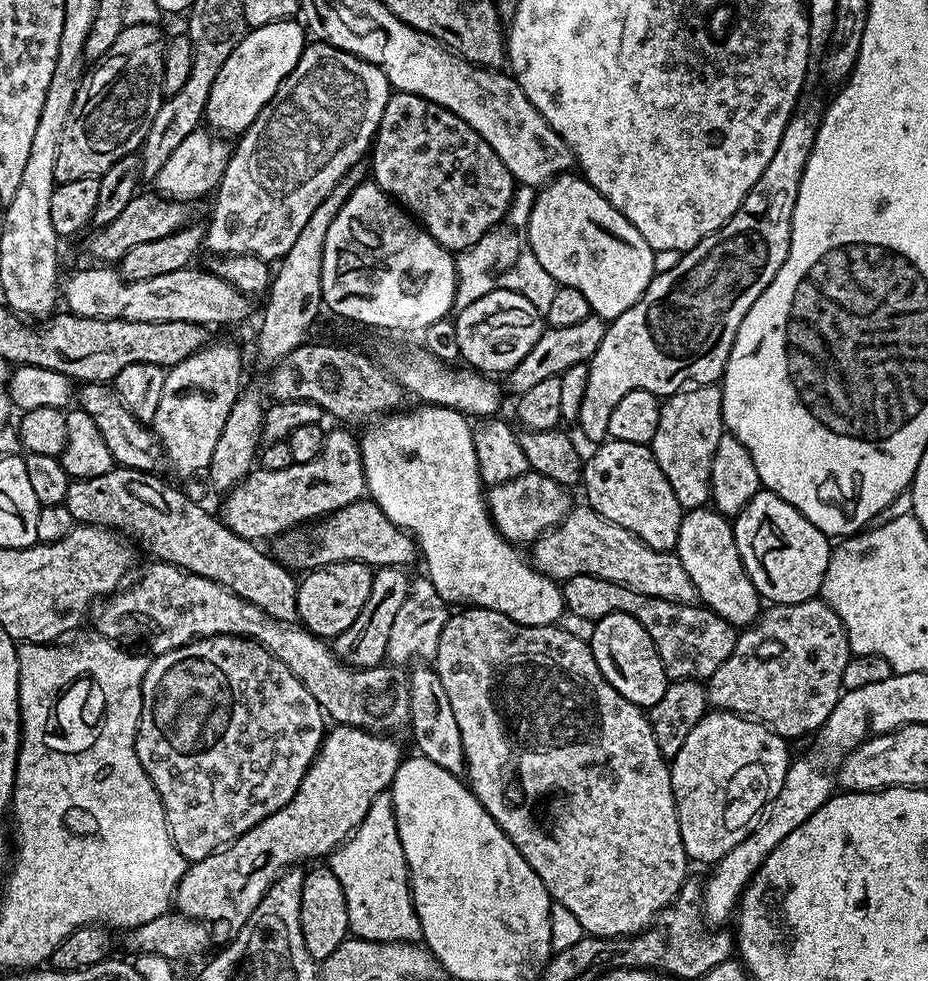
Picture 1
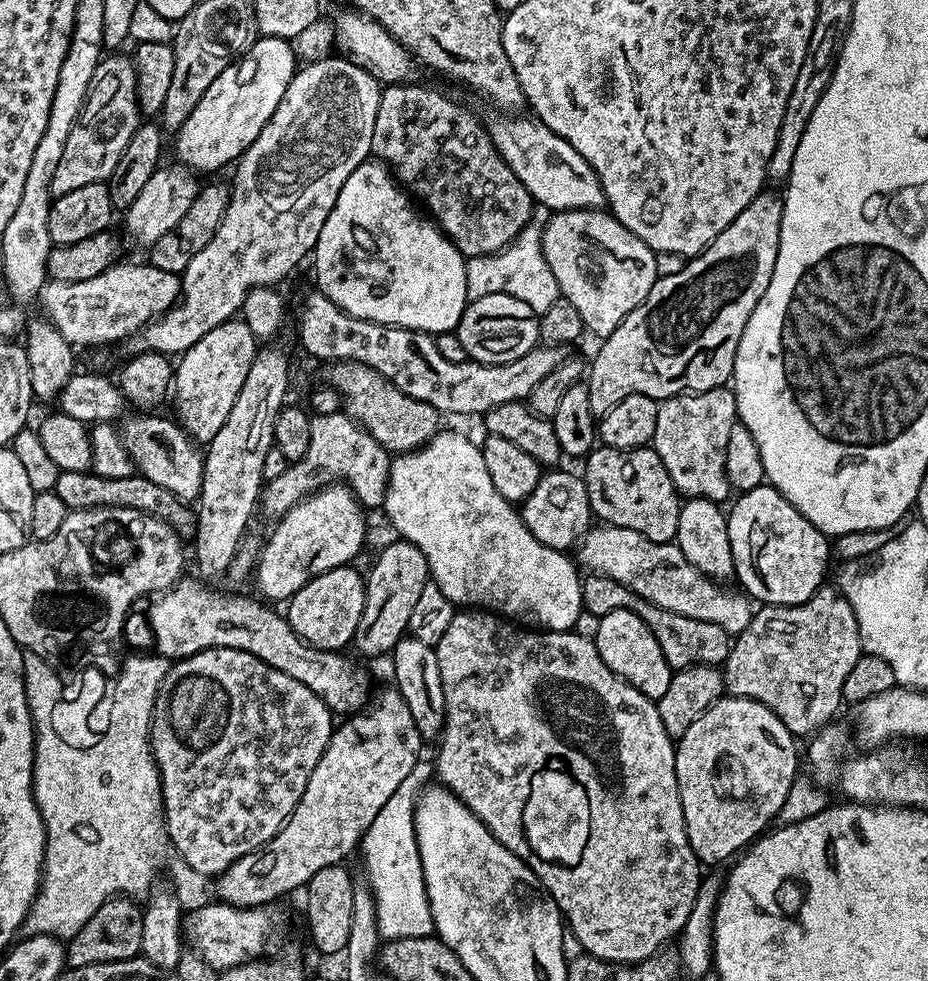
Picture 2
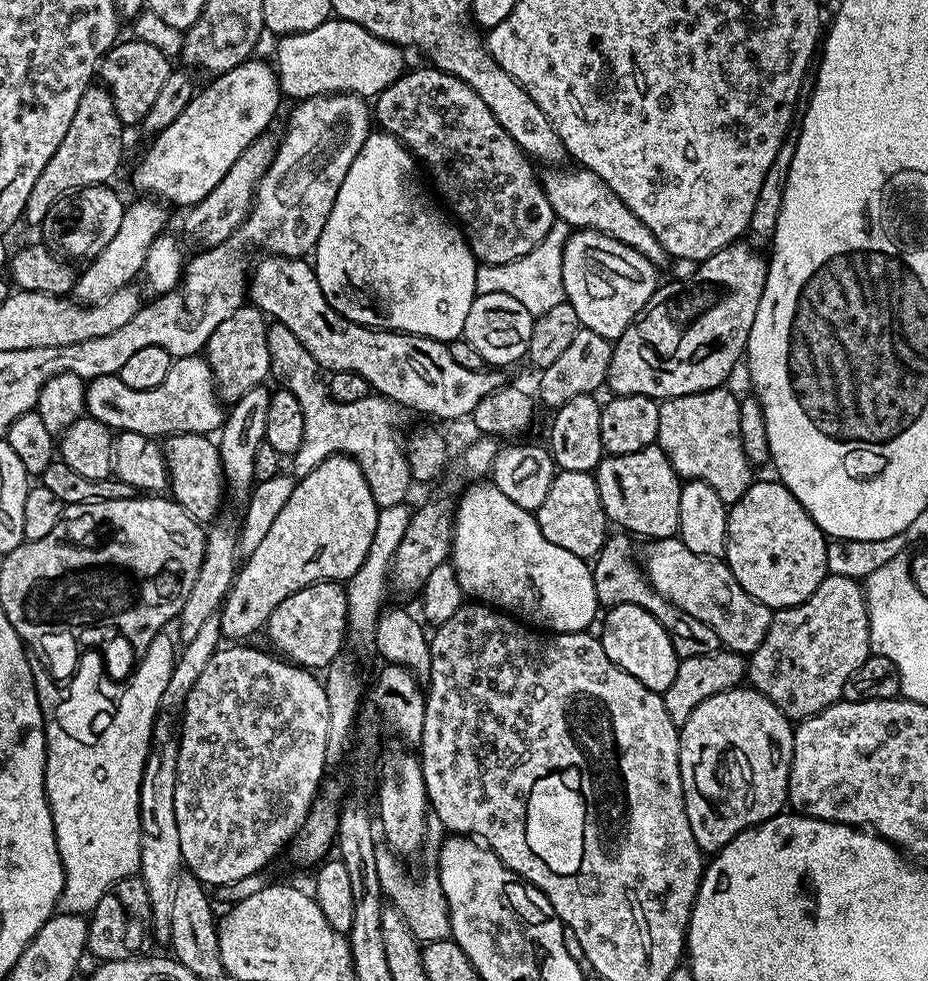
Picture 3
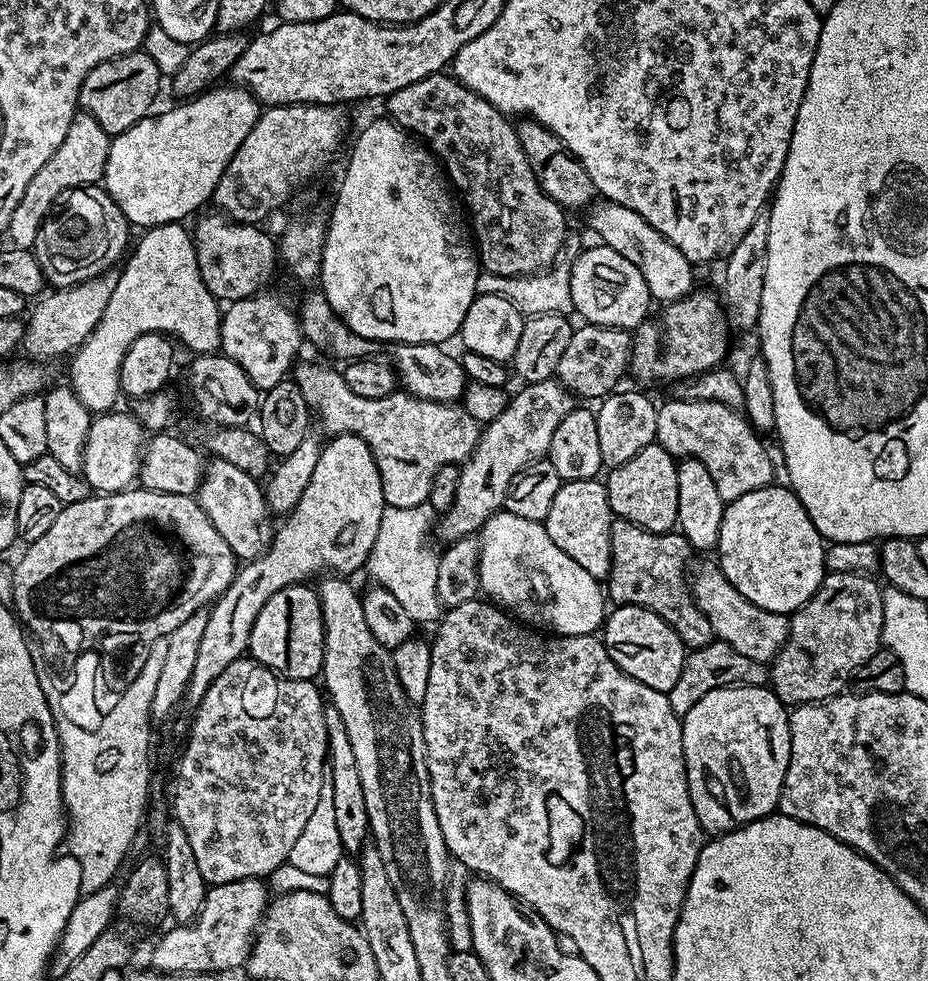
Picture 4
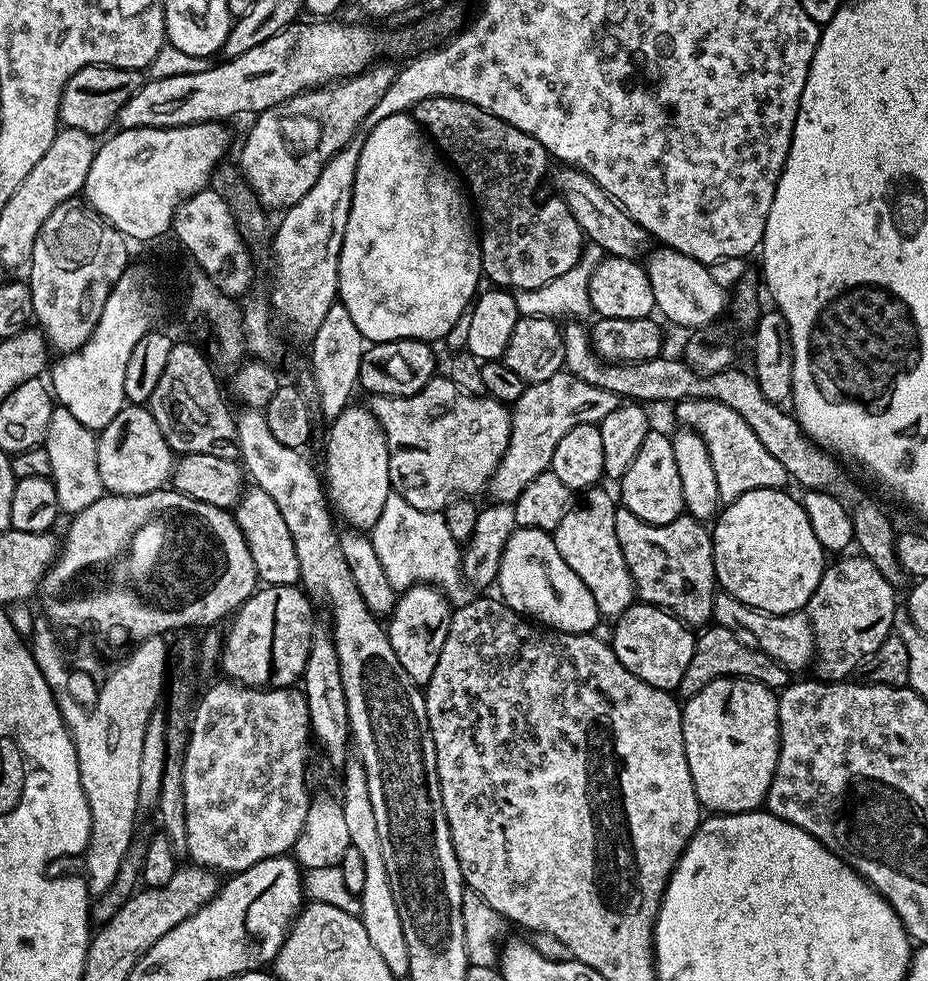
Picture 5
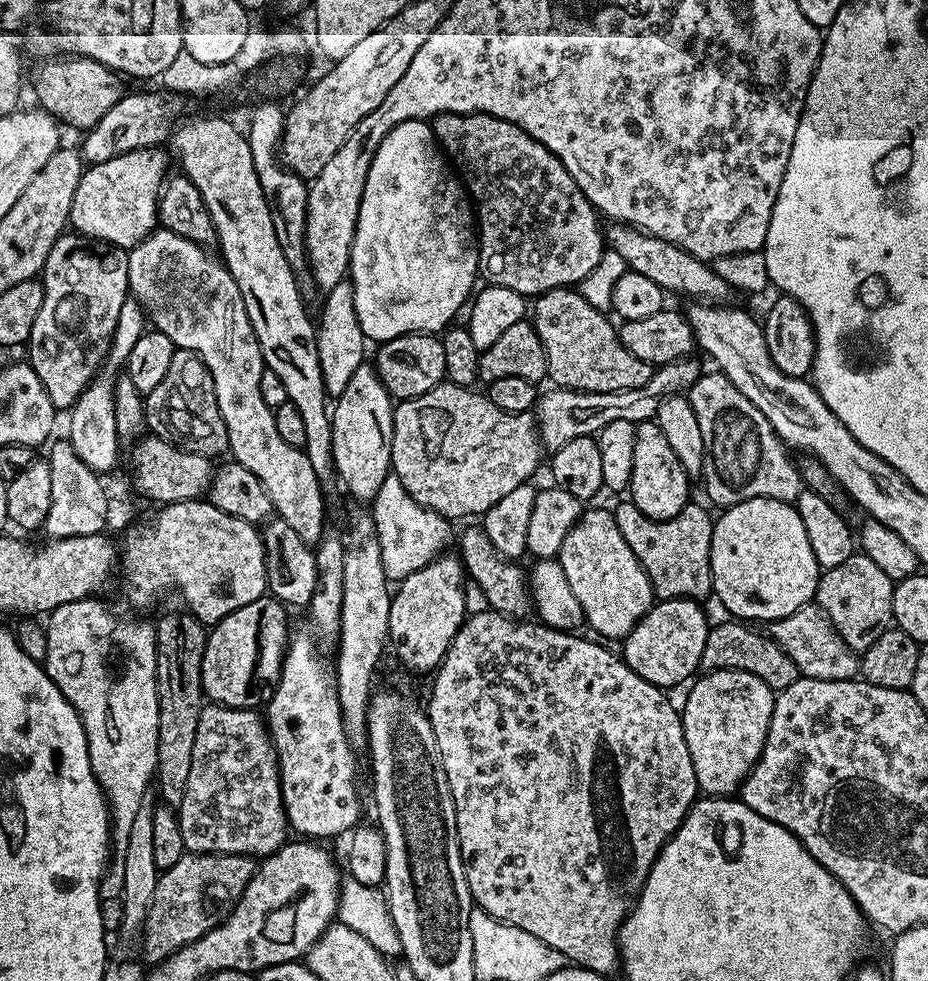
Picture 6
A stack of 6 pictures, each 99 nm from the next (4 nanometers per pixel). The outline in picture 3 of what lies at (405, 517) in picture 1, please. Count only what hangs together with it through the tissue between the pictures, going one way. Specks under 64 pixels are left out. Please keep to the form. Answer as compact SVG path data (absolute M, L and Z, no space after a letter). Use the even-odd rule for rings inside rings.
M472 482L469 484L472 485L461 494L460 504L458 500L454 508L454 531L452 533L452 551L450 553L450 563L456 570L458 586L464 591L465 597L489 605L531 626L533 629L543 630L548 634L553 632L582 632L587 630L590 622L597 619L599 613L597 611L600 610L597 595L594 592L594 582L589 561L578 554L570 554L570 550L562 550L562 546L554 546L554 542L550 542L550 538L546 538L546 534L542 534L535 515L522 510L522 506L514 506L514 502L510 502L510 498L506 498L506 494L502 494L502 490L498 490L495 484L491 482Z

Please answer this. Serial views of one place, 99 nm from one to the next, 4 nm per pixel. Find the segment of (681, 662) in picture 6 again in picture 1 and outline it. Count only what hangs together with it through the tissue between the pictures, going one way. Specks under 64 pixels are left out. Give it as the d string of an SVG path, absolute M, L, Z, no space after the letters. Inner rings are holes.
M621 612L606 614L606 618L596 621L590 647L598 670L602 670L606 682L610 682L626 702L634 702L634 706L645 710L662 702L662 694L666 694L670 681L650 634L646 634L638 618Z

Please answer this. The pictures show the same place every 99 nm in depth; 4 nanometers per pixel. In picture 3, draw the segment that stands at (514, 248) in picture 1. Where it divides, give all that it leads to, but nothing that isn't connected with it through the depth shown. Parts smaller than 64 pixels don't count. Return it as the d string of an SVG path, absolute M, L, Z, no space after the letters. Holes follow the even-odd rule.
M553 223L552 229L522 258L505 264L480 264L476 269L476 290L479 294L510 294L517 302L522 302L530 310L533 318L546 314L554 306L565 303L562 278L563 248L570 235L568 225Z

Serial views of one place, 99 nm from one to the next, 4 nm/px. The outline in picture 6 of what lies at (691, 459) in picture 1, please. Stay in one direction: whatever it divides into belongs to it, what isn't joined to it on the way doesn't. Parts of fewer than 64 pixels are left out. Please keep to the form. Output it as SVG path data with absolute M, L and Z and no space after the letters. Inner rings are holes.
M719 370L705 371L686 392L690 406L694 406L694 414L698 414L698 426L702 430L702 446L704 447L704 492L717 504L717 509L731 508L733 504L741 504L750 498L774 498L795 502L802 491L802 481L797 461L788 457L789 449L770 426L766 414L730 382Z

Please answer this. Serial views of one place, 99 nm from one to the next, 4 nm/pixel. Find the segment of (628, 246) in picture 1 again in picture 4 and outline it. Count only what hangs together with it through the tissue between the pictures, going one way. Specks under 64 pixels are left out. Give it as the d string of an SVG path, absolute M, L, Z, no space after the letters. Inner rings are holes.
M605 246L584 251L570 266L571 300L573 309L580 312L581 319L590 324L607 328L635 330L649 319L650 297L646 279L640 269L622 254Z

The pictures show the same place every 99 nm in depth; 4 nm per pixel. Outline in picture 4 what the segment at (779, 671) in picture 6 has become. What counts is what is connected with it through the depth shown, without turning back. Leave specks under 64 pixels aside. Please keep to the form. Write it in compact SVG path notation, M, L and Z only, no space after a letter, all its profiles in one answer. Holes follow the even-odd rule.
M713 639L712 643L702 646L701 648L691 649L684 657L682 674L678 674L678 682L670 686L666 694L674 714L678 717L684 717L687 712L694 710L694 706L710 690L727 688L737 684L759 684L767 685L770 680L770 668L767 663L746 658L746 654L738 654L734 646L730 646L724 640Z

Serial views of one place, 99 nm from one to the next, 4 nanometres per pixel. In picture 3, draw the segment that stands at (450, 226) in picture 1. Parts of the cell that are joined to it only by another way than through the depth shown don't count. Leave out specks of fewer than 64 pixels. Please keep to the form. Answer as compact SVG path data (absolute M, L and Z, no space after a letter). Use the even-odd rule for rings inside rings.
M427 66L428 68L416 68L405 71L404 75L399 76L390 86L386 86L386 90L382 90L380 95L374 100L374 120L383 131L389 136L399 140L421 165L428 167L428 172L432 175L432 180L436 183L435 191L440 191L439 199L446 205L447 211L451 213L457 224L460 225L464 239L467 240L470 250L476 255L480 264L505 264L506 262L514 262L514 258L522 258L526 254L530 254L530 250L534 250L534 246L538 246L538 242L542 242L542 238L546 238L548 231L552 229L554 217L552 215L552 207L544 193L544 185L541 177L536 176L533 161L518 146L518 142L514 142L514 138L510 138L510 134L506 134L506 130L502 130L502 126L498 126L498 118L494 118L494 114L490 114L490 106L486 106L486 102L482 102L482 98L478 98L478 94L466 82L462 82L458 77L452 76L448 72L442 72L435 66Z

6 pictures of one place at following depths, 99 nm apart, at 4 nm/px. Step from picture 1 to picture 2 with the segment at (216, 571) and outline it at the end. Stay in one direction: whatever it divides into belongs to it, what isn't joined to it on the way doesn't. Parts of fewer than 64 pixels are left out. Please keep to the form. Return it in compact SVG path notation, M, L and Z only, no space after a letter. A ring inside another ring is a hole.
M61 472L55 492L69 510L78 508L137 508L168 521L168 525L181 534L191 533L194 528L194 512L185 501L179 500L170 490L157 486L146 477L133 474L126 478L102 478L95 472Z

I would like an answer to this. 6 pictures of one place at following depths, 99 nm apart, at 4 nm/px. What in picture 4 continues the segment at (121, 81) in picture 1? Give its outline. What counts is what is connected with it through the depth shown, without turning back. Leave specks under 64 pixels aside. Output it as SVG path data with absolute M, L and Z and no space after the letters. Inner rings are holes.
M83 110L77 111L76 116L70 122L70 130L66 130L66 138L62 138L62 146L54 150L50 162L30 178L30 186L26 186L26 194L22 194L22 202L14 206L14 214L10 214L7 239L18 248L31 249L36 242L36 231L40 223L48 217L57 198L63 192L72 188L87 188L96 186L103 181L106 170L106 158L112 145L111 139L102 126L90 113Z

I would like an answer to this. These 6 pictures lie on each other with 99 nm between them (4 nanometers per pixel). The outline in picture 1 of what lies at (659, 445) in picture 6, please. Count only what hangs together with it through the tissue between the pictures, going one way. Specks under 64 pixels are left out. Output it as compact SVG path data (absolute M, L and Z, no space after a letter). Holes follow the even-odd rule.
M608 438L597 448L600 449L592 457L584 460L582 489L588 495L587 507L602 514L602 518L622 526L622 530L630 530L630 534L637 536L646 546L663 552L673 551L678 542L678 530L685 509L680 507L678 498L674 498L674 490L670 482L666 482L666 474L662 474L662 466L658 466L651 447L638 442L618 442Z

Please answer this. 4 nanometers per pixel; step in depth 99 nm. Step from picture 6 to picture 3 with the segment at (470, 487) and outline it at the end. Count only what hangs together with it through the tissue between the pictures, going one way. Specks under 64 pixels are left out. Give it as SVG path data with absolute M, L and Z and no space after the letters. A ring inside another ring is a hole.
M278 323L271 325L270 343L271 375L284 379L281 380L283 387L298 398L302 418L306 421L302 446L298 446L290 460L291 471L297 477L302 477L322 466L322 462L331 456L349 456L358 462L362 474L366 474L366 482L370 486L370 494L374 494L377 508L405 503L408 491L414 488L414 481L405 445L400 445L400 436L396 433L397 409L392 401L379 394L370 394L358 402L338 402L328 393L322 369L314 362L310 350L306 350L306 346L302 346L302 342L298 342L298 338L286 330L286 326Z

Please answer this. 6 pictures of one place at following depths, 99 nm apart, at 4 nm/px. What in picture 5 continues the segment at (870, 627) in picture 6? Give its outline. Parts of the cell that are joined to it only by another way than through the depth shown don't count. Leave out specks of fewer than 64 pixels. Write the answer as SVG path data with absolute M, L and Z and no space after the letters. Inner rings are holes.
M859 554L848 555L833 559L836 561L833 564L831 561L825 567L806 605L806 615L816 639L815 675L824 682L847 681L851 677L848 675L855 673L865 658L874 654L874 650L878 650L878 646L882 646L882 642L893 635L897 623L897 589L886 582L886 578L882 578L874 562Z

